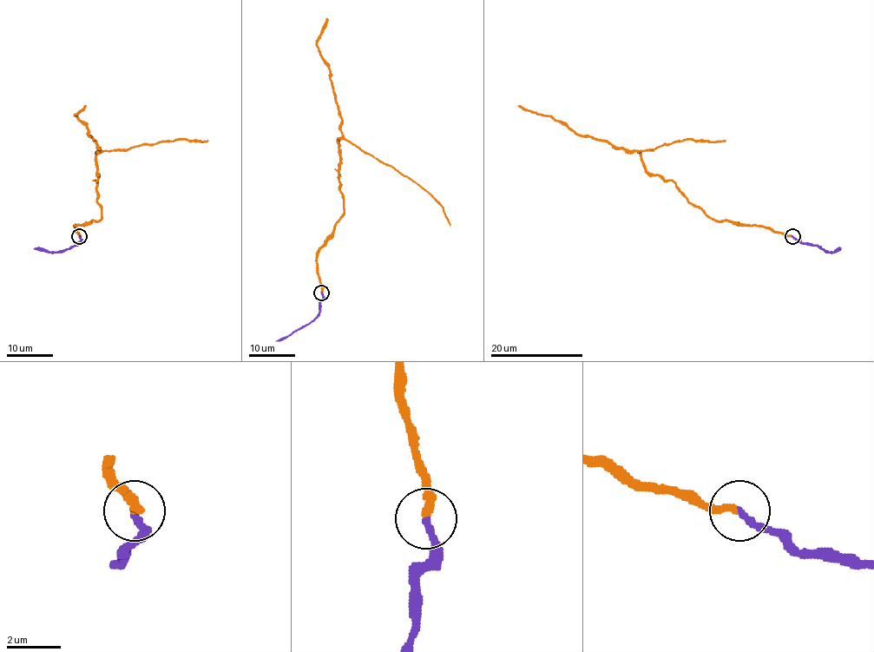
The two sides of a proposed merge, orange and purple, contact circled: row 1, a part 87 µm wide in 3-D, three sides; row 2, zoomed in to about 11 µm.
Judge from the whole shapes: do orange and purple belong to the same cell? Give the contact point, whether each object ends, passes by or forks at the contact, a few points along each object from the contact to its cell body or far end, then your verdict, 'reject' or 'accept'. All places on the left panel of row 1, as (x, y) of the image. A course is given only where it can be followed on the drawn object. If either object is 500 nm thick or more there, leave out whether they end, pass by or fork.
(79, 236) | orange ends | purple ends | orange via (80, 235), (75, 225), (101, 218), (97, 200), (98, 151), (180, 140), (207, 140) | purple via (80, 235), (81, 240), (77, 244), (56, 252), (34, 248) | accept

